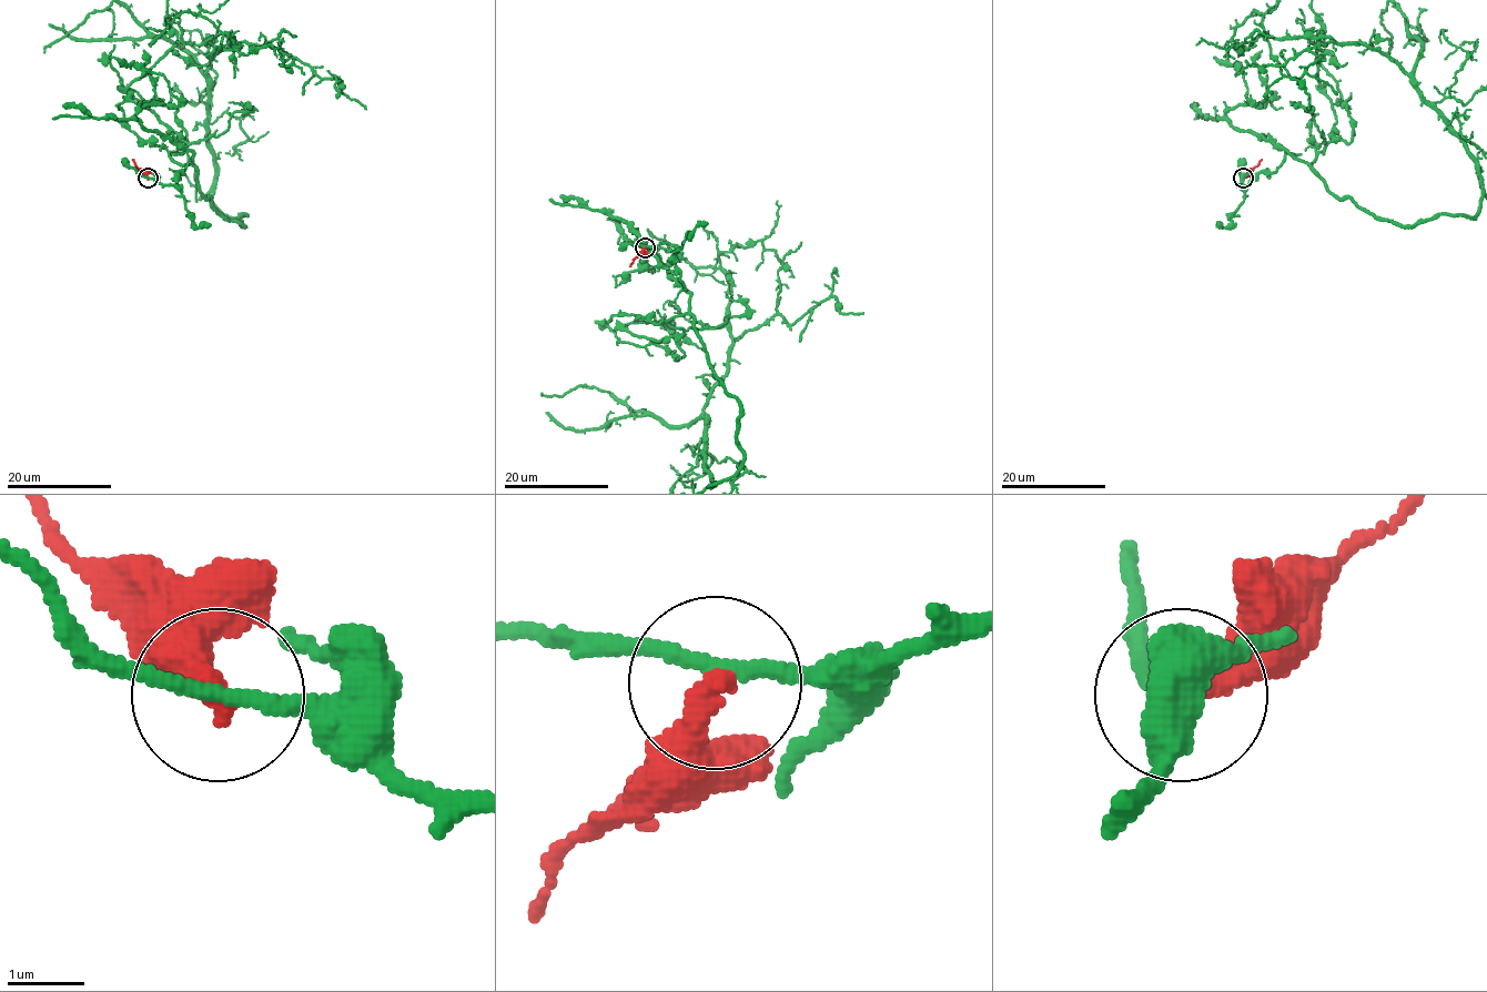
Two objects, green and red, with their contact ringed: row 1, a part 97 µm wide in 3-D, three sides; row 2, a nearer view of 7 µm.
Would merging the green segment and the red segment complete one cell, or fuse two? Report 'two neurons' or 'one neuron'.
two neurons

